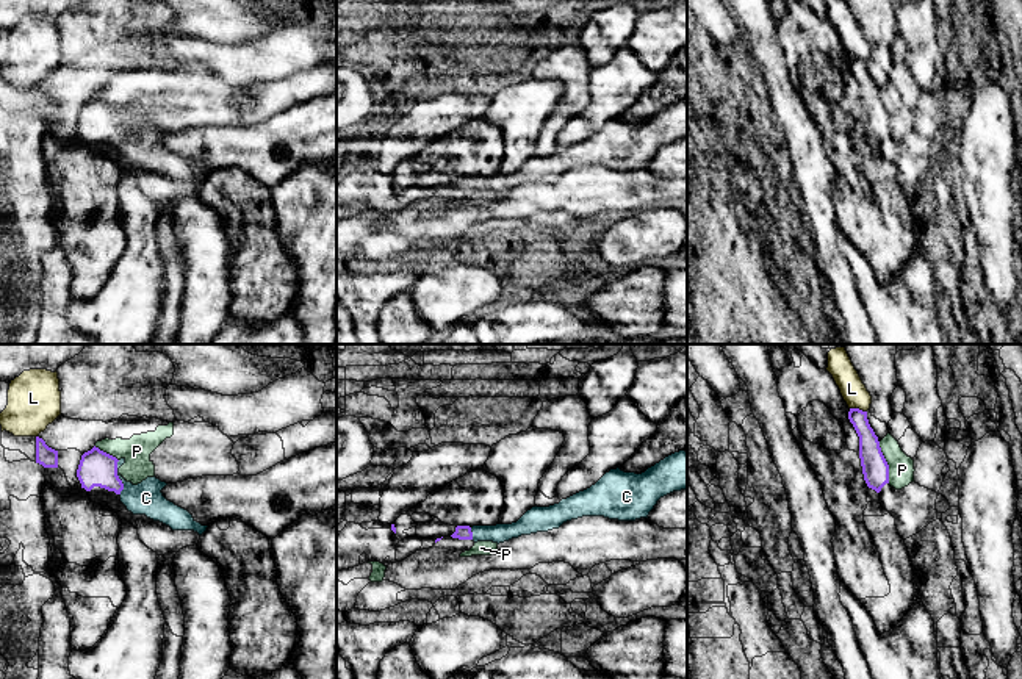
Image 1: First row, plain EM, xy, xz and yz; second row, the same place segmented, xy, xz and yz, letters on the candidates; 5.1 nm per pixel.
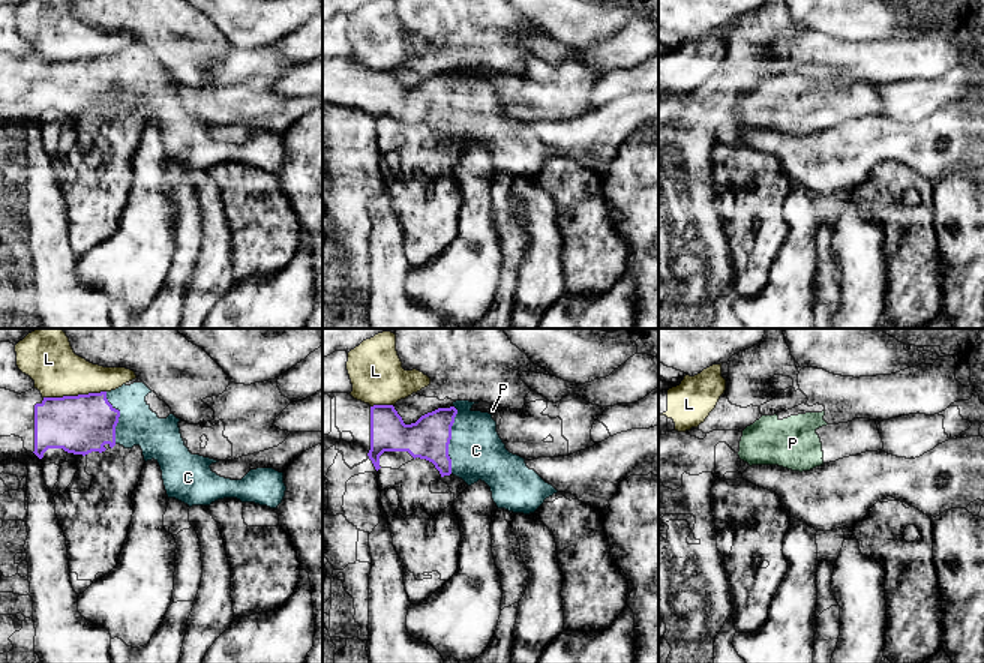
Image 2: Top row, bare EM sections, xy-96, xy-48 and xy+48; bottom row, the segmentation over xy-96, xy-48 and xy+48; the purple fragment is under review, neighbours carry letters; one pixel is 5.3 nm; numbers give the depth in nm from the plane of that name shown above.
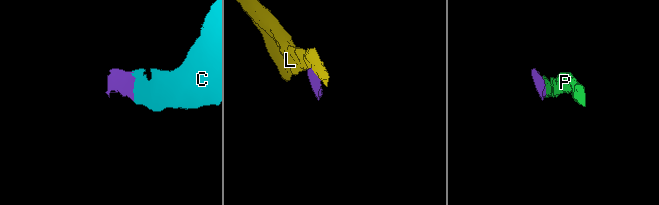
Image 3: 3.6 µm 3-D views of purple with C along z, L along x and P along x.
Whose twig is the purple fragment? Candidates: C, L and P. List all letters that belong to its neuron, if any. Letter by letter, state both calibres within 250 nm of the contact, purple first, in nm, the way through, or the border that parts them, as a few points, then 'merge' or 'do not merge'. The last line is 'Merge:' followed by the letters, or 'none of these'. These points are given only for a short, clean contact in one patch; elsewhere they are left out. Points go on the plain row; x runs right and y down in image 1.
C: 190/170 nm | across xy (97, 118), (108, 127), (118, 127), (136, 147), (146, 147) | merge
L: 120/130 nm | along yz (850, 57), (866, 61) | do not merge
P: 140/130 nm | along yz (878, 91), (888, 114), (889, 132) | do not merge
Merge: C

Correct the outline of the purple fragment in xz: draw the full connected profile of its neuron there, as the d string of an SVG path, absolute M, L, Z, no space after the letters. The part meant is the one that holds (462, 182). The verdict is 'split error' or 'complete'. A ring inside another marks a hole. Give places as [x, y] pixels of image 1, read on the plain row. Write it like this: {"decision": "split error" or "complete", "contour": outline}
{"decision": "split error", "contour": "M675 102L654 116L648 117L642 124L624 122L620 117L606 122L595 135L579 141L559 153L549 156L532 156L527 160L516 172L512 174L496 174L496 175L457 175L455 181L451 185L459 189L477 191L493 191L504 192L521 185L531 185L537 181L548 181L559 178L563 172L578 169L582 166L604 166L618 171L635 171L640 167L648 167L650 161L654 158L657 150L673 141L681 141L687 138L687 102Z"}

